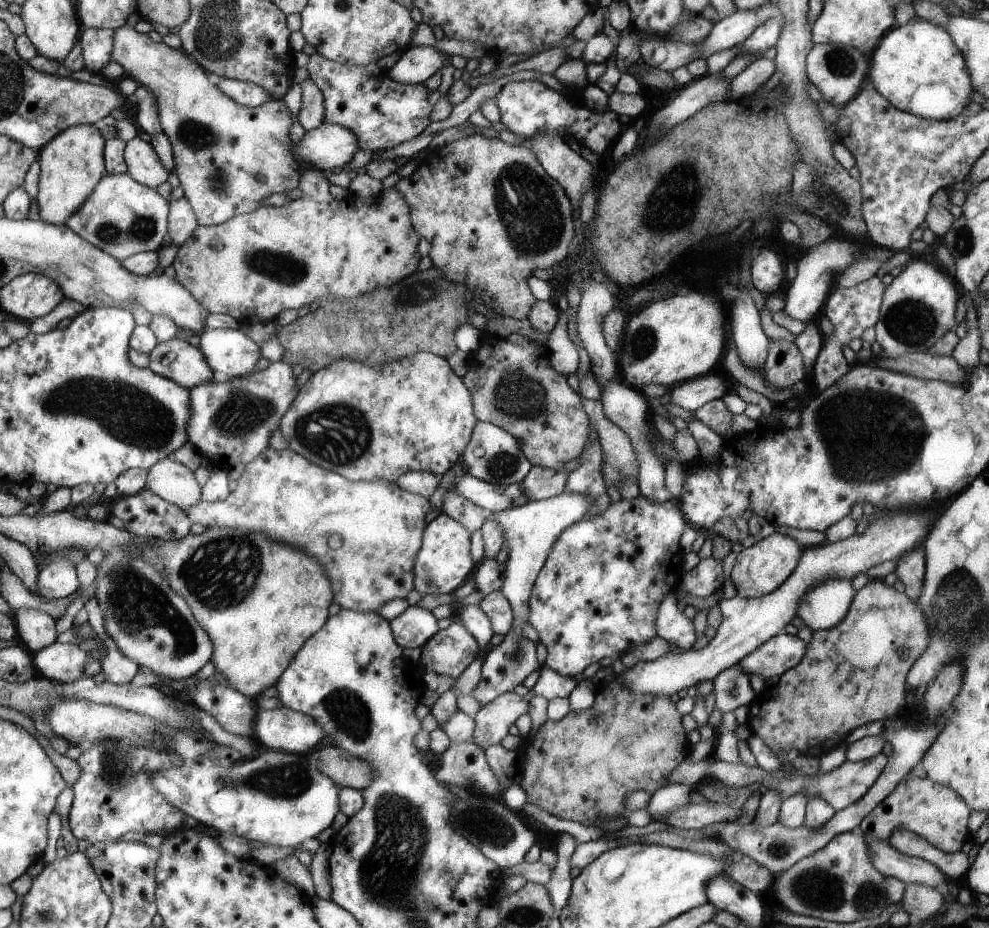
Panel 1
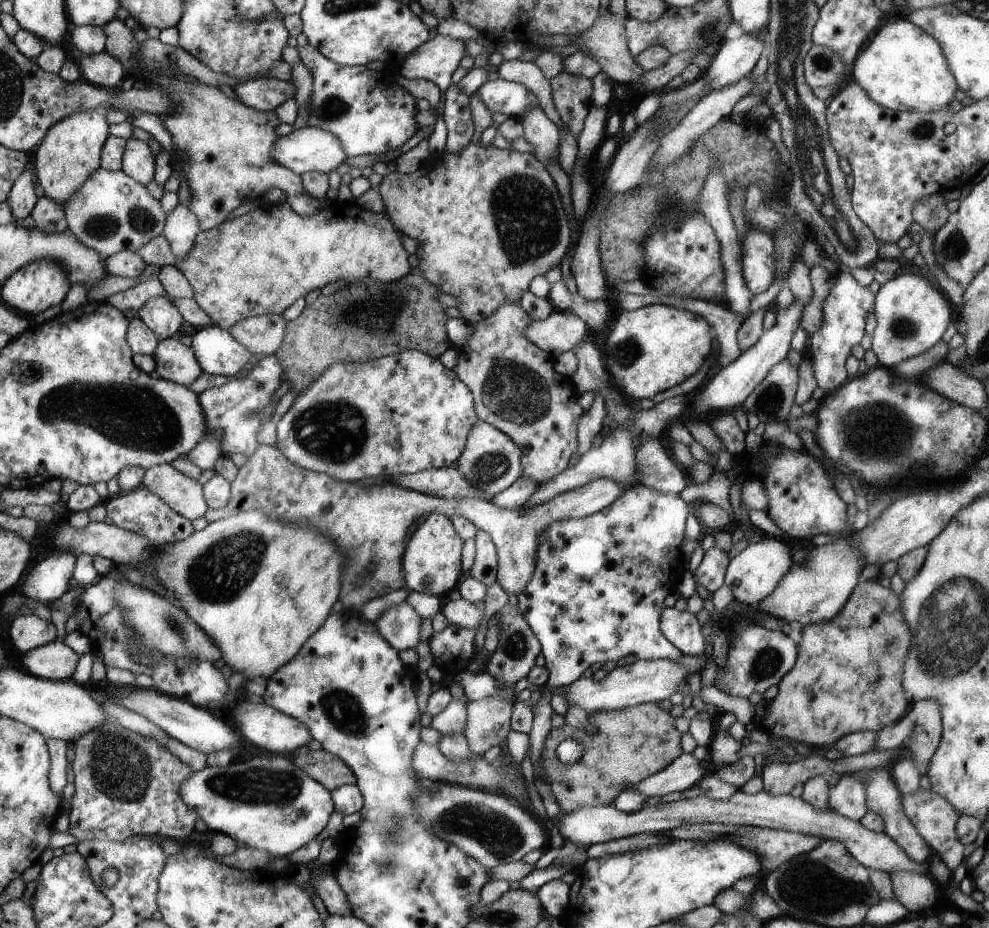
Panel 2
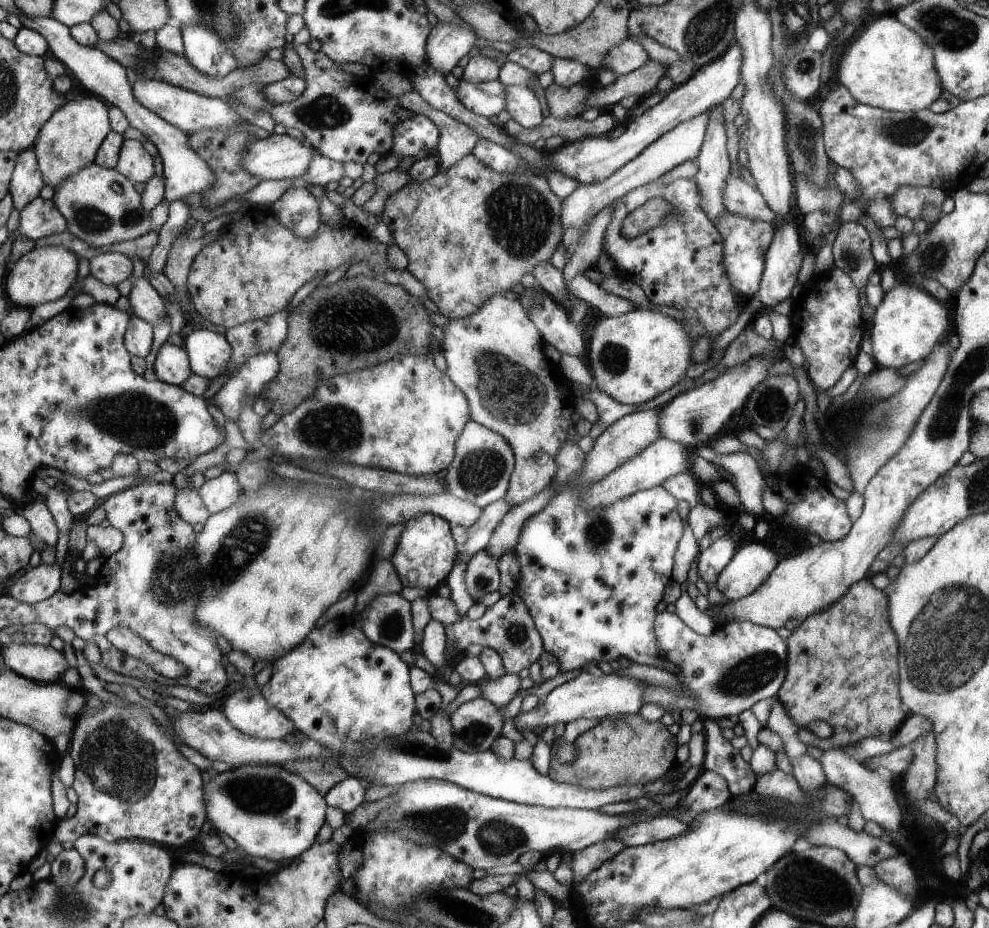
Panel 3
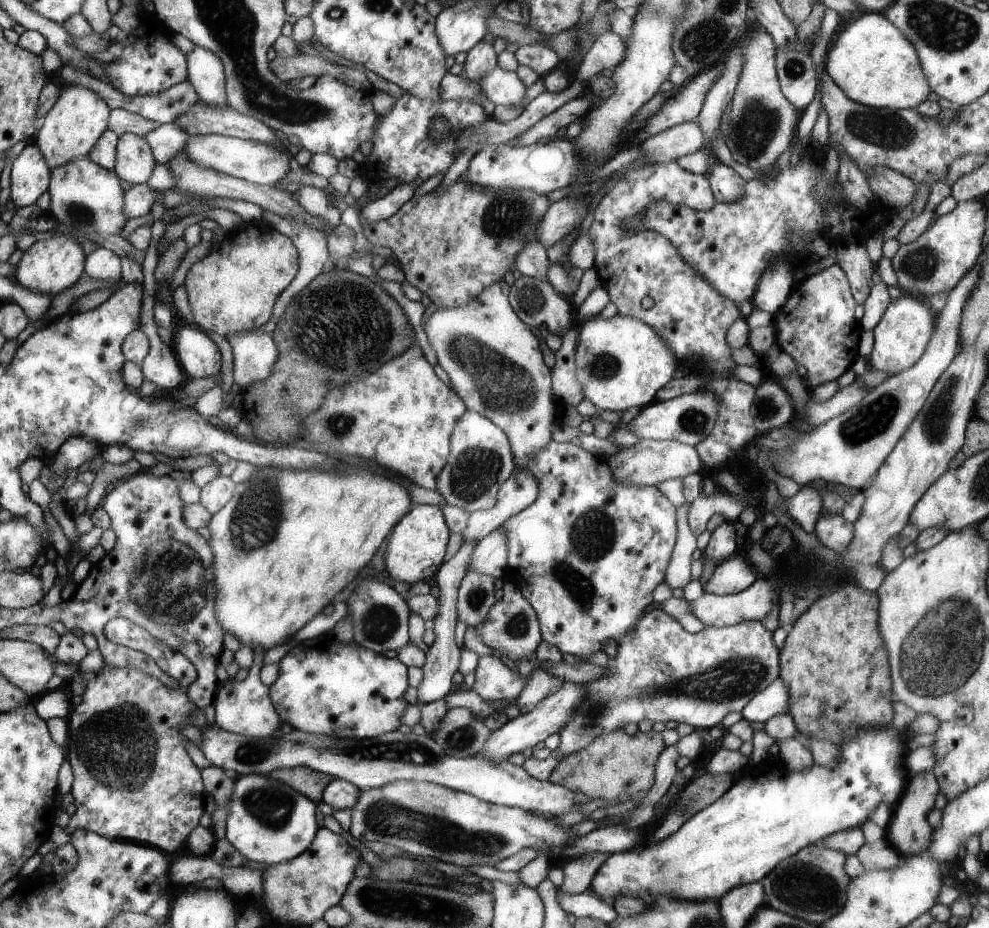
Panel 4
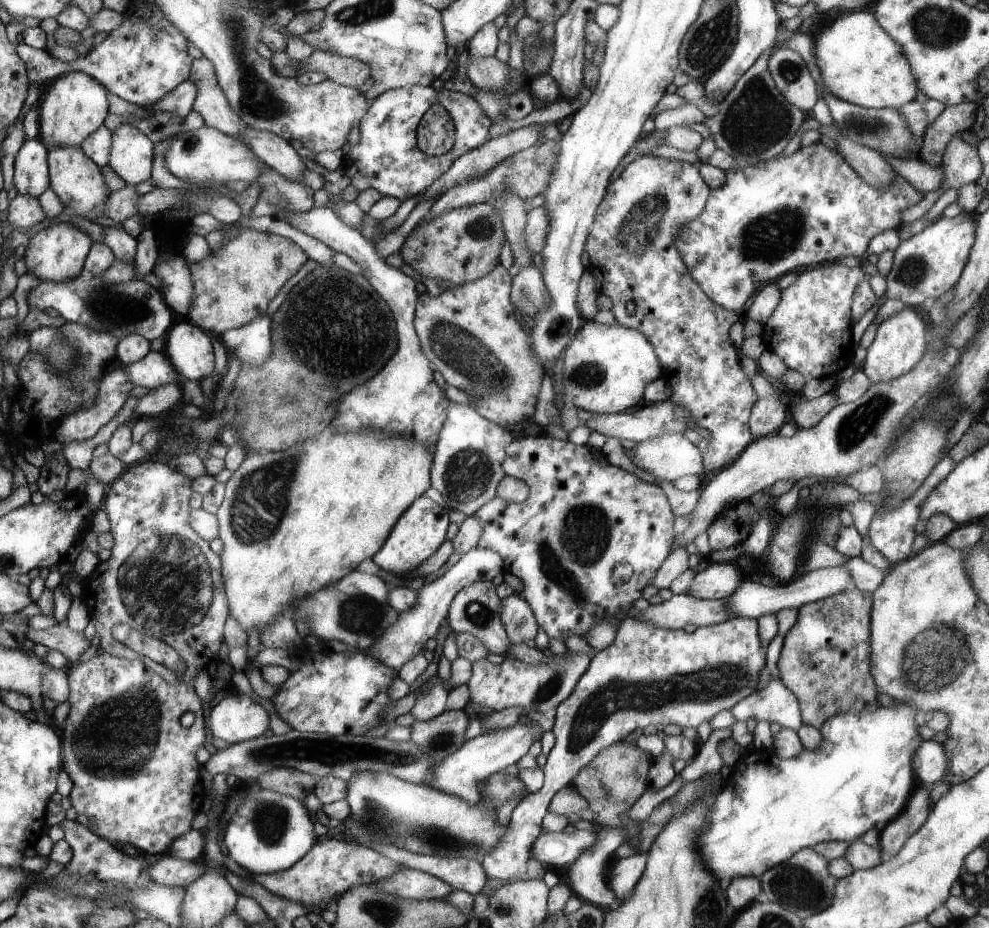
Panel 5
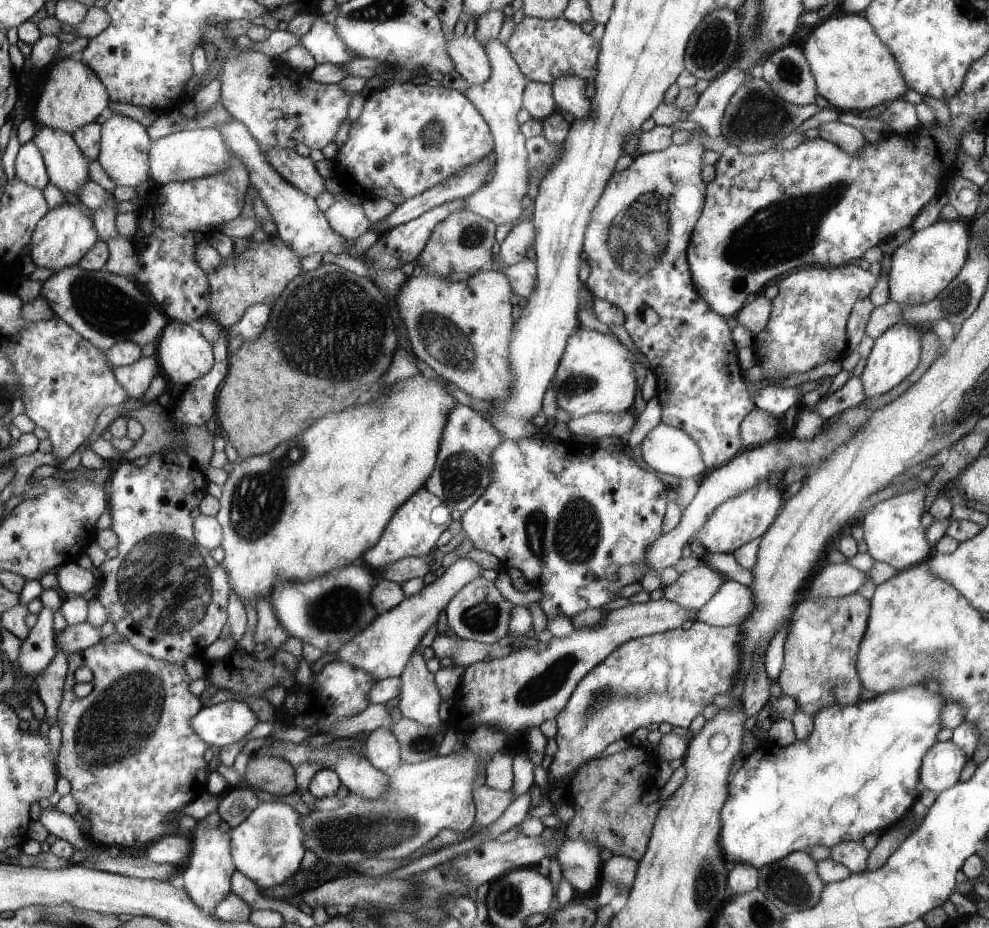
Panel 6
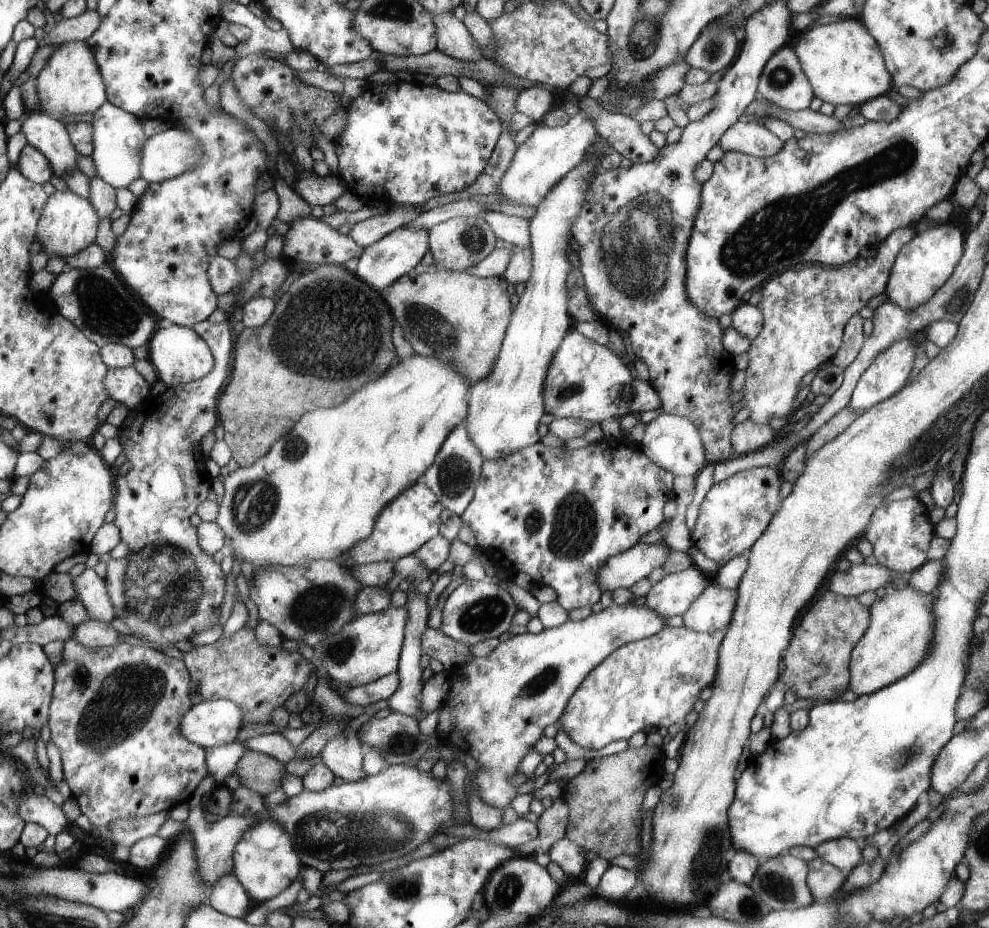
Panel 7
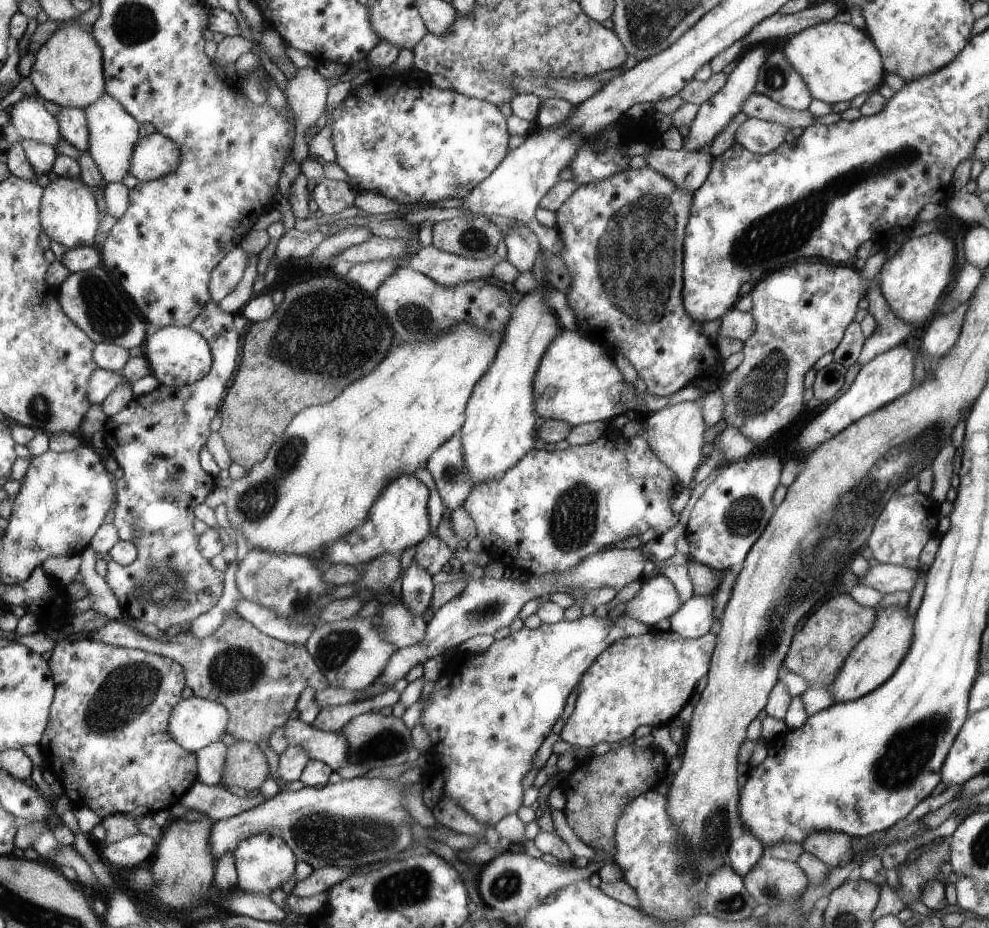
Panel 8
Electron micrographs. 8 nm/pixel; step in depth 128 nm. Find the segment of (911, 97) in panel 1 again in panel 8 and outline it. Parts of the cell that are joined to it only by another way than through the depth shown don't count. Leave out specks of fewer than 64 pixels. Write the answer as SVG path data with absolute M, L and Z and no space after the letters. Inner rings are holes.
M829 19L791 35L783 45L782 53L804 78L812 98L832 105L847 103L861 92L875 92L873 88L883 84L884 66L881 66L882 56L879 56L877 49L863 30L851 23Z

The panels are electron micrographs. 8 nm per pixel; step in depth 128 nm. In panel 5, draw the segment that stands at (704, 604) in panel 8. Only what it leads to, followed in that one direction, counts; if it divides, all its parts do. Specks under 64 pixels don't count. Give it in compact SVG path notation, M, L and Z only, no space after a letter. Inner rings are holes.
M842 566L820 568L798 576L793 582L771 587L749 578L743 578L737 588L728 596L726 605L732 616L757 620L761 615L777 613L783 608L799 608L804 604L841 592L845 587L852 586L851 580L850 574Z

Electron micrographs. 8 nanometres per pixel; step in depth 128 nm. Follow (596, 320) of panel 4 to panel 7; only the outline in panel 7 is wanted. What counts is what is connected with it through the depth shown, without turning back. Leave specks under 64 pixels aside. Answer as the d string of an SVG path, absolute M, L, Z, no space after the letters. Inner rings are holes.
M575 329L565 334L564 341L556 354L553 354L552 363L545 374L545 412L555 418L581 419L594 424L601 423L609 416L638 416L640 412L654 410L660 404L658 393L647 381L631 378L626 364L614 352L595 344Z

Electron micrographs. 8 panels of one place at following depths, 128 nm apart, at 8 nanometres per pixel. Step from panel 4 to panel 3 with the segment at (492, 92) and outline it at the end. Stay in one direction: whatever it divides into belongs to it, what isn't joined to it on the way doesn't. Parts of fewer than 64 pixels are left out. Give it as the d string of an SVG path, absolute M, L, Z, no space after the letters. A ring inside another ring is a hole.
M505 85L506 90L506 108L517 124L531 130L534 126L542 122L541 104L535 97L535 93L527 88L519 85Z

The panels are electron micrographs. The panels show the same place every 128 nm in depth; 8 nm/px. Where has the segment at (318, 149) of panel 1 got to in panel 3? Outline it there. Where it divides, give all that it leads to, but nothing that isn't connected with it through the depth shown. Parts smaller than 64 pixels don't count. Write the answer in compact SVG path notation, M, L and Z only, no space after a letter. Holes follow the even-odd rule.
M271 134L245 147L240 165L261 179L297 178L317 152L311 145L287 135Z

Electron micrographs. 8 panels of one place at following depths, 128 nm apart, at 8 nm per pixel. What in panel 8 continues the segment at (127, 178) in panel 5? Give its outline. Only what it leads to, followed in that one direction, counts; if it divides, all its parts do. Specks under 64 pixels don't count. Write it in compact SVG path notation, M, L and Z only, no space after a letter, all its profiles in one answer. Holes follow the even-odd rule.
M107 92L86 108L86 117L90 126L90 153L101 169L105 182L120 183L128 174L132 152L136 142L139 141L136 119L125 110L119 100Z

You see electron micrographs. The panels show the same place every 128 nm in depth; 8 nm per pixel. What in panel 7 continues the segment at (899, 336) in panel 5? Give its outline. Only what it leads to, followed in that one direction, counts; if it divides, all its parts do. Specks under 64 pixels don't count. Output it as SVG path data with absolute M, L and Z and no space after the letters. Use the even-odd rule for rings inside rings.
M910 338L895 340L893 344L889 344L883 352L877 354L874 362L859 376L859 380L857 380L847 402L847 407L860 415L879 402L892 397L893 392L897 393L899 388L903 389L903 384L907 382L907 376L910 376L909 370L911 370L911 364L913 364L913 356L915 356L915 352L913 352Z

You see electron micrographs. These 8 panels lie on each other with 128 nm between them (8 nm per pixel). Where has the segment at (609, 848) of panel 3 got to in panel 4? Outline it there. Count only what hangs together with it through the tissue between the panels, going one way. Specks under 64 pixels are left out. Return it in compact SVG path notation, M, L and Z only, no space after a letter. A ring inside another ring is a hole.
M606 852L585 853L562 863L563 883L557 887L557 893L585 893L596 868L609 856Z

